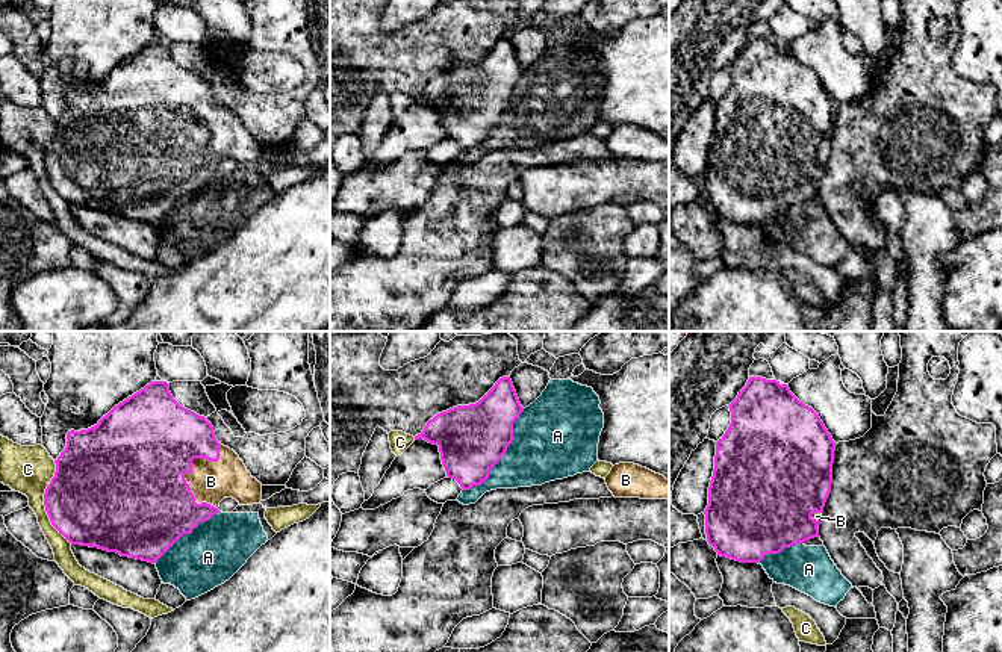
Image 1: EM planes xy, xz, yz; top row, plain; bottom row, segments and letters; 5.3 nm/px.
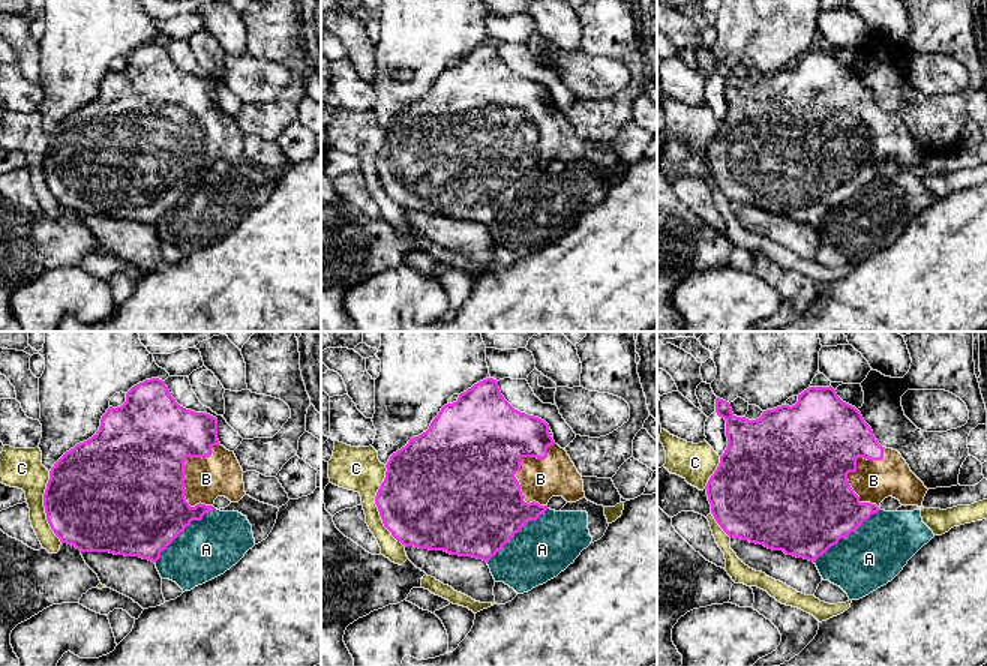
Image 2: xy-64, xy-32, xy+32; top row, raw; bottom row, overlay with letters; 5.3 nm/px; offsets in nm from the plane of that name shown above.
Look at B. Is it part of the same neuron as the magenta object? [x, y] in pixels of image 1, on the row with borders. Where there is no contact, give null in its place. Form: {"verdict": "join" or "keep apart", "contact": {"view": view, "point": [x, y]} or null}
{"verdict": "join", "contact": {"view": "xy", "point": [191, 463]}}

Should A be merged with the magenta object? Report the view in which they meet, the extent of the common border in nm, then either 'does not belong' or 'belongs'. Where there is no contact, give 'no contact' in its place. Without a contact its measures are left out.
xz | 550 nm | does not belong

